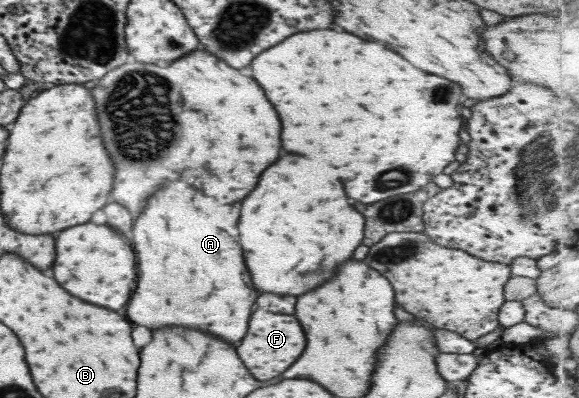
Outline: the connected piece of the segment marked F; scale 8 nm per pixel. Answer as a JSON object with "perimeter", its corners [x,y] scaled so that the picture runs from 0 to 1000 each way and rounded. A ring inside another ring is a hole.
{"perimeter":[[[451,736],[440,751],[440,761],[434,766],[437,786],[430,796],[430,812],[427,812],[427,837],[413,857],[409,892],[420,907],[420,917],[427,922],[427,932],[444,957],[461,957],[461,952],[472,952],[482,937],[489,937],[520,892],[520,882],[527,872],[523,832],[520,832],[513,802],[503,791],[506,766],[509,766],[509,746],[465,741],[465,736]],[[465,937],[472,937],[472,942],[465,942]]]}

